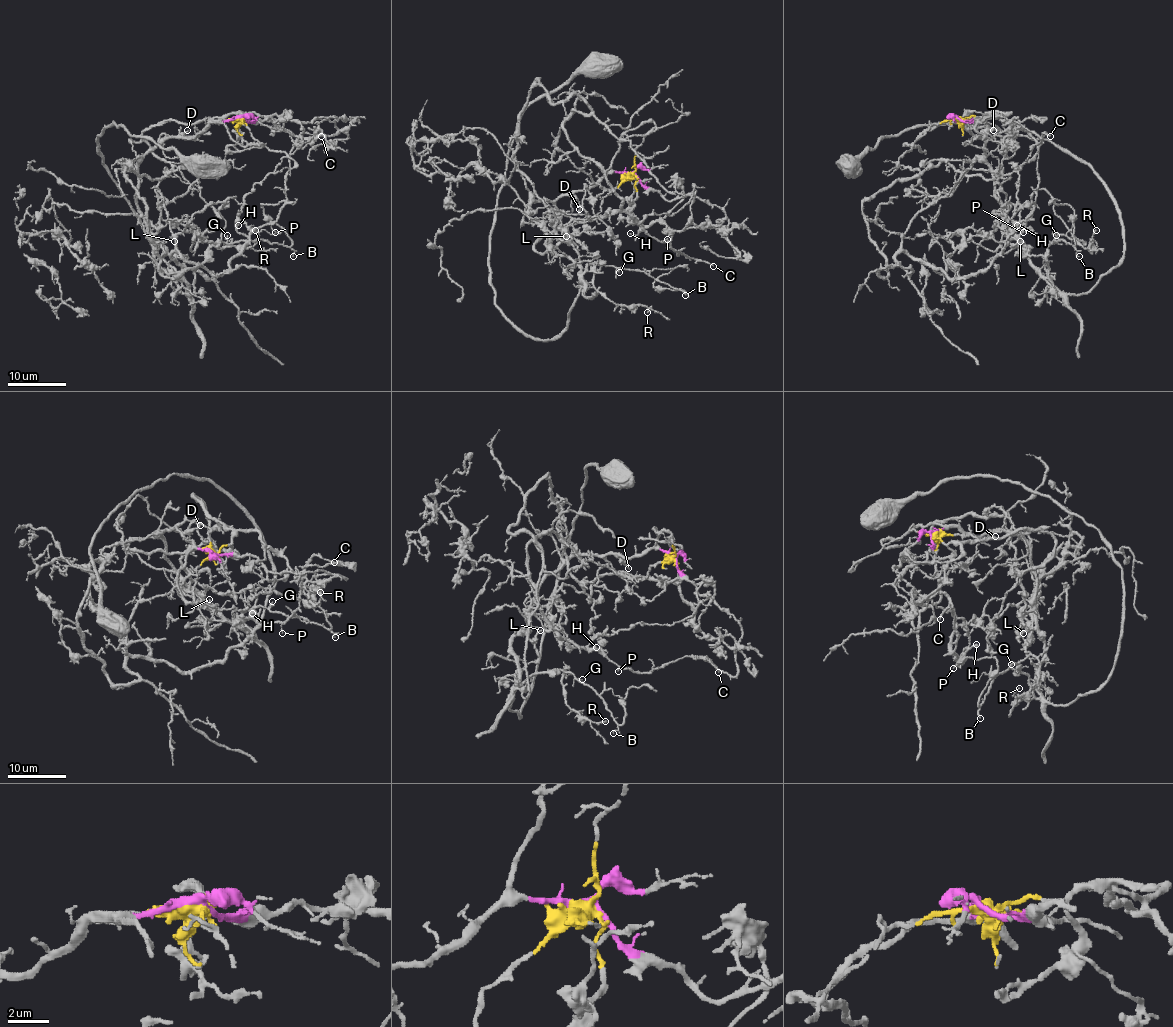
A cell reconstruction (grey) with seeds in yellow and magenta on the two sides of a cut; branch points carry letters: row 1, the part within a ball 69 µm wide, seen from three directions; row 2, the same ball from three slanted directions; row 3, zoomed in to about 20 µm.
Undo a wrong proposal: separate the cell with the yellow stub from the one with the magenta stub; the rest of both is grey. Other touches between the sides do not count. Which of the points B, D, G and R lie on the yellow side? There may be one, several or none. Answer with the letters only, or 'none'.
none

